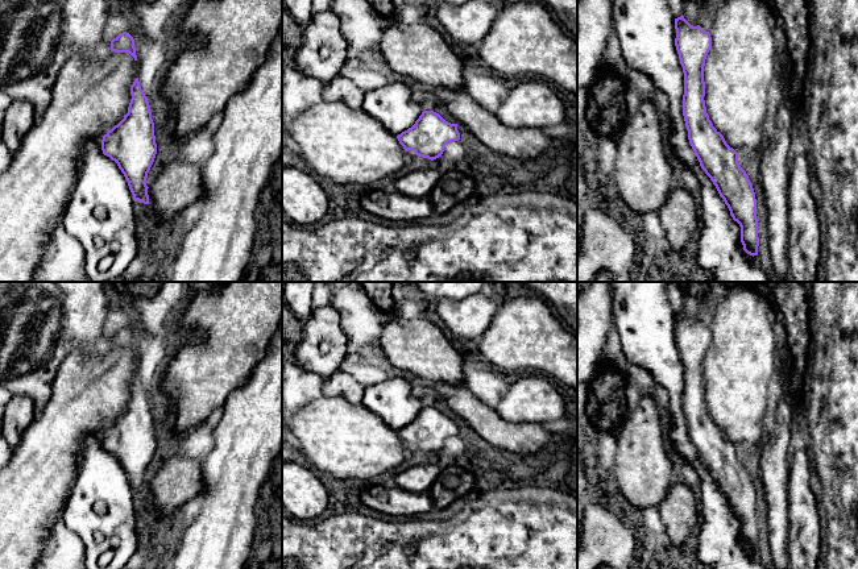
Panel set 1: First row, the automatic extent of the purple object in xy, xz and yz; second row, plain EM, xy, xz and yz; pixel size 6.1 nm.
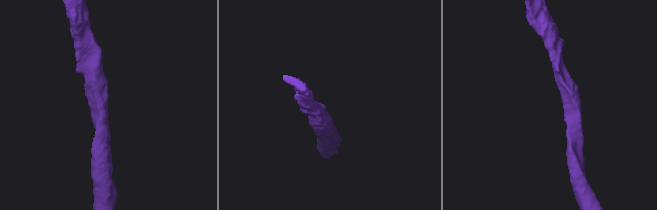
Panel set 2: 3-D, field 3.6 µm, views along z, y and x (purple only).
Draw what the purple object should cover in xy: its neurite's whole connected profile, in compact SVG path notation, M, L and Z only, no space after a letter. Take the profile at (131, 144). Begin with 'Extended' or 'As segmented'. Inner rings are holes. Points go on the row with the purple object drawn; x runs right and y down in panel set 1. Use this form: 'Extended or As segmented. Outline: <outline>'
As segmented. Outline: M136 78L133 84L130 86L130 95L132 99L128 107L128 113L117 125L115 125L103 136L101 150L104 155L109 157L117 163L119 169L128 182L129 190L133 195L133 200L149 204L149 187L145 182L157 154L157 144L149 101L144 91L141 90L138 78Z

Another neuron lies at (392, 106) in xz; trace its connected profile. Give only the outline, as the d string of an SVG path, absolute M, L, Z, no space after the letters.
M399 82L365 92L361 109L395 137L411 128L423 112L413 100L413 91Z

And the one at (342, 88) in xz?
M337 75L323 88L323 101L344 103L352 109L361 109L365 91L349 75Z

